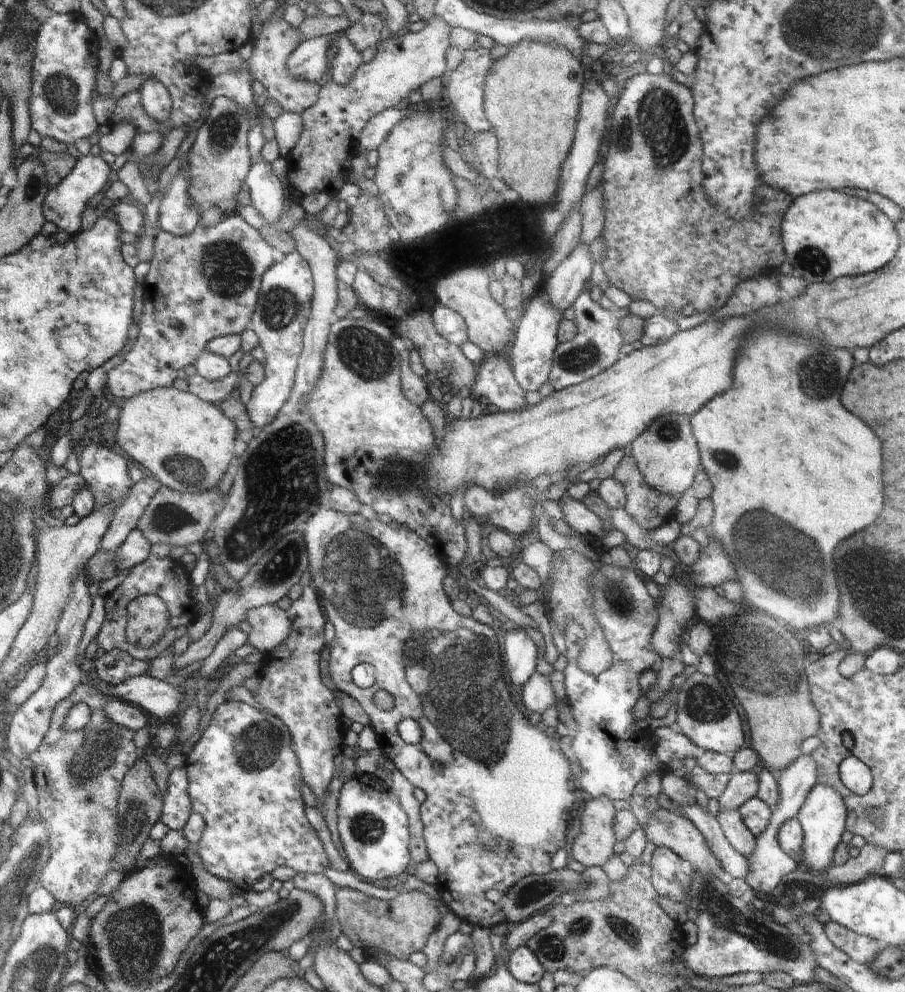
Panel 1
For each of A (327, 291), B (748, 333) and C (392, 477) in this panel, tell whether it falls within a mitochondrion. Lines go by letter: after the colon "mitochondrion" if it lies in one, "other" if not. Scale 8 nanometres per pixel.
A: other
B: other
C: mitochondrion

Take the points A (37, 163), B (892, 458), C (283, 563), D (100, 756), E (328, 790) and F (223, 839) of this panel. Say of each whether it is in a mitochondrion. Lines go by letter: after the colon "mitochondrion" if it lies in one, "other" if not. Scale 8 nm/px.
A: other
B: other
C: mitochondrion
D: mitochondrion
E: other
F: other

